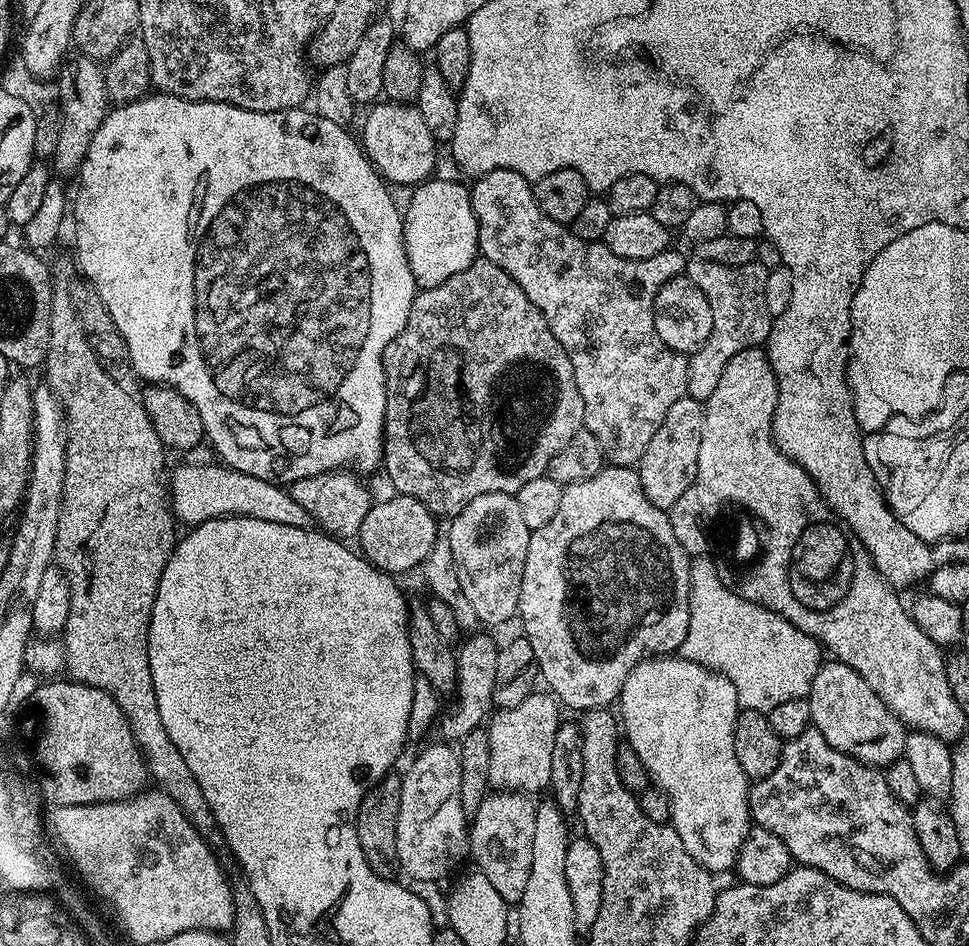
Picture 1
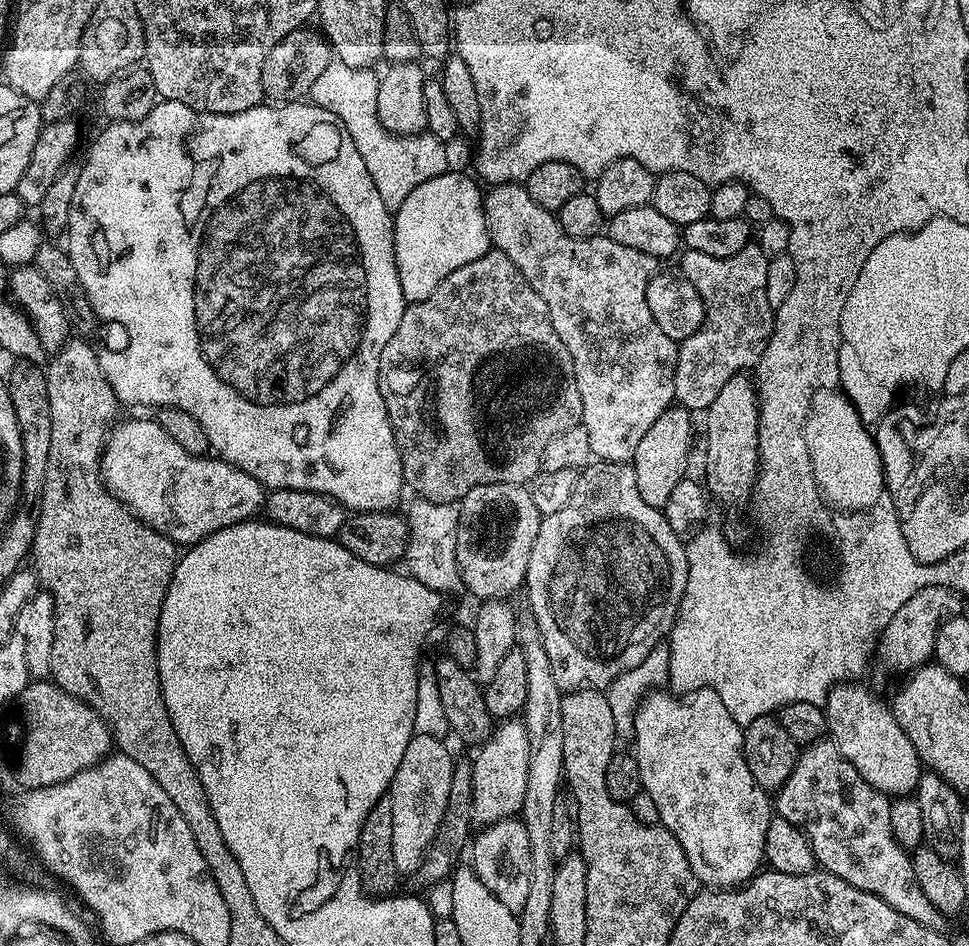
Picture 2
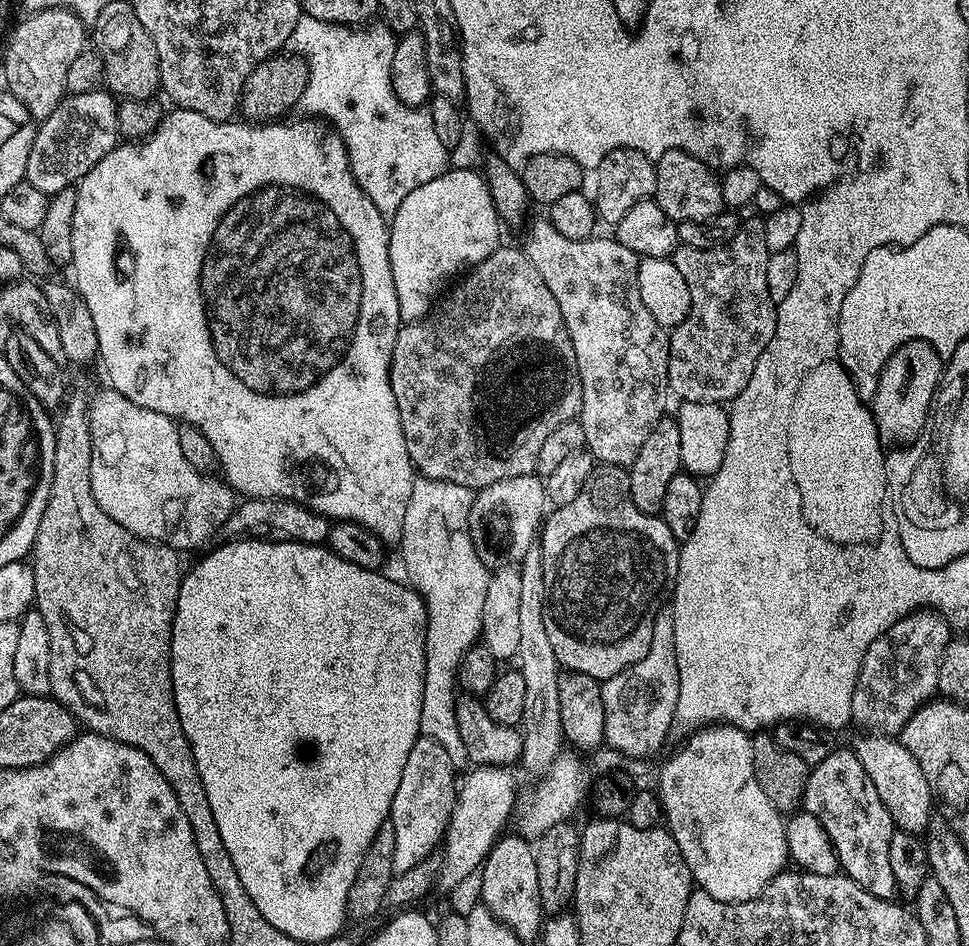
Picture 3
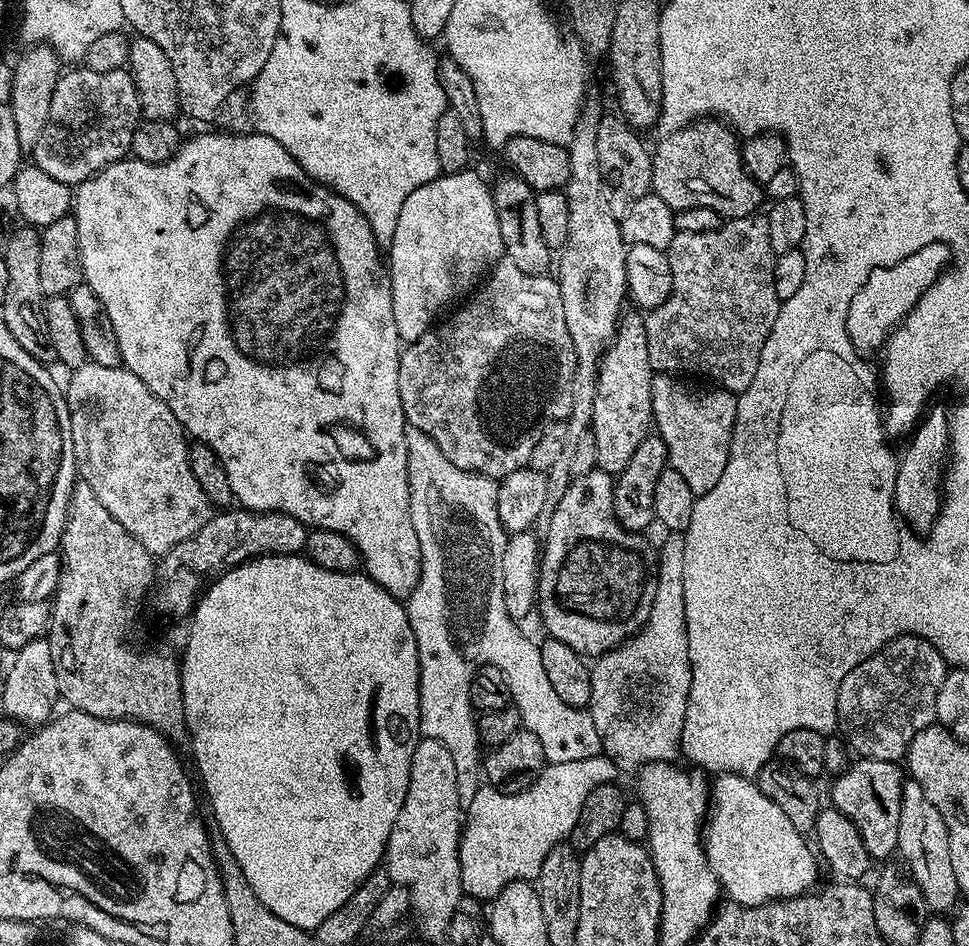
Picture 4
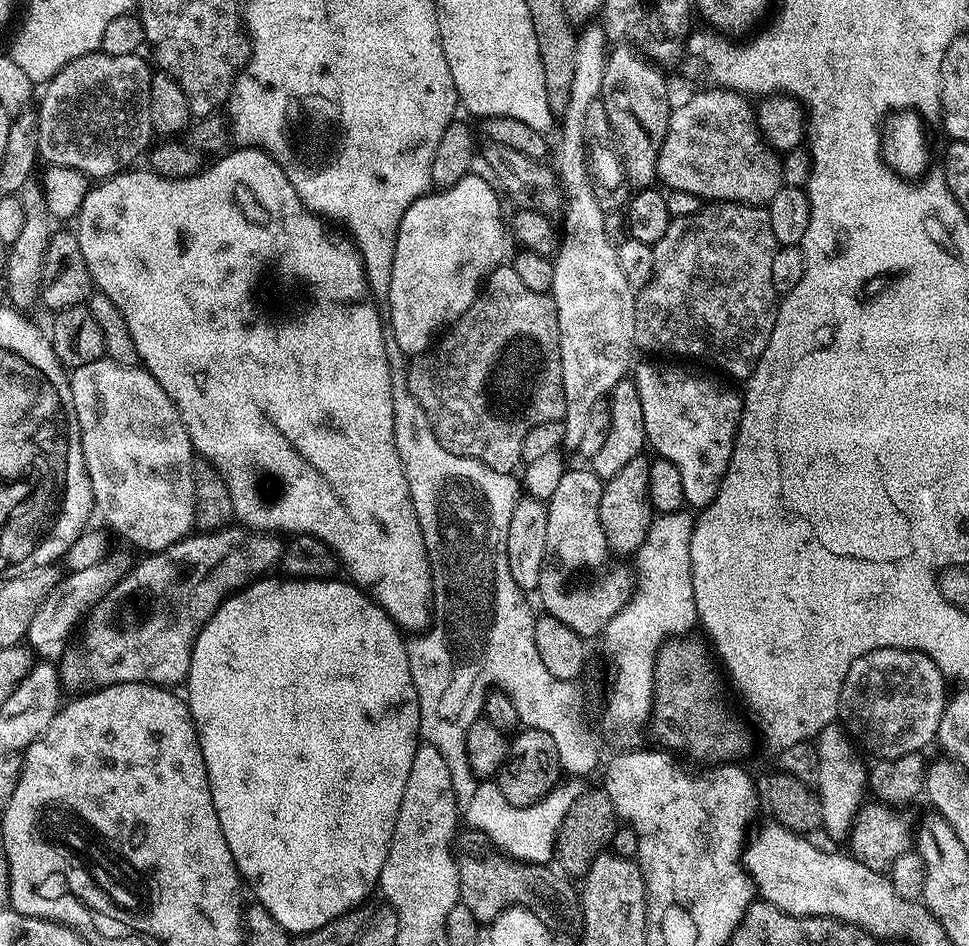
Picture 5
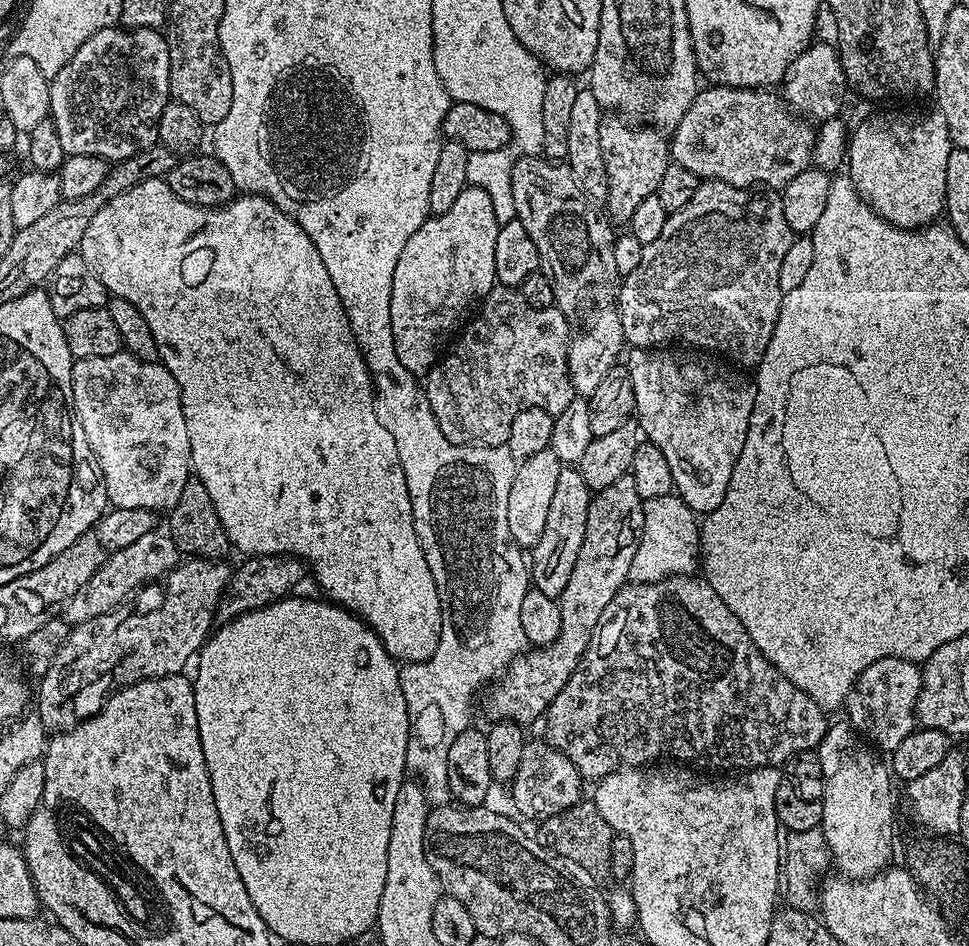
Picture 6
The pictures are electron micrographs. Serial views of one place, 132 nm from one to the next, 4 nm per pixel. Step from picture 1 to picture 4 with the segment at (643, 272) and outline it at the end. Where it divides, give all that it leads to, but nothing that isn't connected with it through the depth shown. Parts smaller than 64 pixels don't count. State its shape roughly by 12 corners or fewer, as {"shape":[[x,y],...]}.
{"shape":[[644,316],[600,359],[590,435],[619,474],[653,431]]}

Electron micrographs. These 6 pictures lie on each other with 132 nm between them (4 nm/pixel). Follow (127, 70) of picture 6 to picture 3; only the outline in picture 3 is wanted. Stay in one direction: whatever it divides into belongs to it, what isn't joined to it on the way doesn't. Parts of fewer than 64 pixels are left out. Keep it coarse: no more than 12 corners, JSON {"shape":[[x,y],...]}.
{"shape":[[65,95],[24,171],[49,194],[117,147],[117,97]]}

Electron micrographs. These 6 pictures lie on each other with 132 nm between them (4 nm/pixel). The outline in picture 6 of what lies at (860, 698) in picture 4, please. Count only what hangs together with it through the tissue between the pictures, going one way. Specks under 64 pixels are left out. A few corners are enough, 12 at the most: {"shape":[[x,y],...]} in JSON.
{"shape":[[921,665],[866,666],[843,706],[890,754],[918,727]]}

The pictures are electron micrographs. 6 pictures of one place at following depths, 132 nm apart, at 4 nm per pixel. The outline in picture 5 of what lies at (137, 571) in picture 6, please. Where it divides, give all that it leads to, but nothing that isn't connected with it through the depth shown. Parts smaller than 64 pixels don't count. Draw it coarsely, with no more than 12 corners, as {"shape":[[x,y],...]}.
{"shape":[[109,554],[69,571],[42,602],[27,645],[59,661],[92,607],[132,569]]}

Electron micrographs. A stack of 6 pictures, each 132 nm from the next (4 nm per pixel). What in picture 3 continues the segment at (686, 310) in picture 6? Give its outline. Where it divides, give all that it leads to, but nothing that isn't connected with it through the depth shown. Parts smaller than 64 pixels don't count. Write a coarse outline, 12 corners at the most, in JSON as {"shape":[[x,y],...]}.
{"shape":[[764,221],[670,259],[668,387],[724,404],[774,338]]}

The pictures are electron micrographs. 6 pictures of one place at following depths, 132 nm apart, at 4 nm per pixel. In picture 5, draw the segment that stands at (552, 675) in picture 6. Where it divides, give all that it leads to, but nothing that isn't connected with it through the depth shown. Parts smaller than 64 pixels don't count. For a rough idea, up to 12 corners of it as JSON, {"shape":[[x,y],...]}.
{"shape":[[630,458],[602,490],[609,553],[631,557],[650,530],[650,460]]}

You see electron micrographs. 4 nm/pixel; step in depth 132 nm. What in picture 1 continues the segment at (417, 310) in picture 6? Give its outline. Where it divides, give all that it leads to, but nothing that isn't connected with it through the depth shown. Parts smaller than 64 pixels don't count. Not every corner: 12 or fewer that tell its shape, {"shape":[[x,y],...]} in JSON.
{"shape":[[429,178],[403,209],[417,289],[477,259],[467,187]]}

